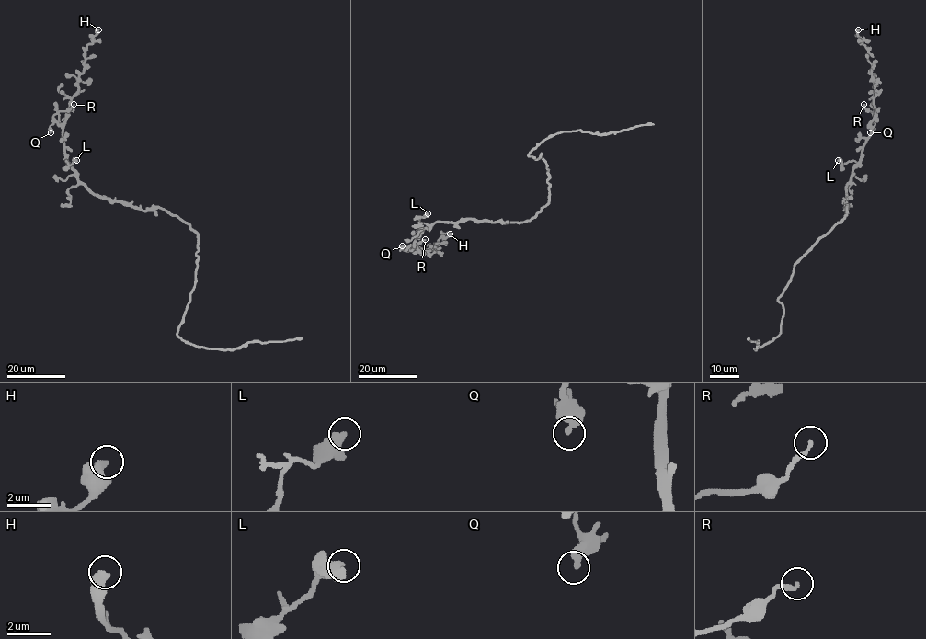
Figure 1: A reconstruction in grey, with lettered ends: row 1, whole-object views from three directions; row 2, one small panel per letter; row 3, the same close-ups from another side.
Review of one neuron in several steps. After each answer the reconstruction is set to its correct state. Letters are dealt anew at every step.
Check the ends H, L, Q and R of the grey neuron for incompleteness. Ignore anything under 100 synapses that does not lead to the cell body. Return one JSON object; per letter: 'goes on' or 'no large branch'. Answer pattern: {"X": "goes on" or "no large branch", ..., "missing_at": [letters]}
{"H": "no large branch", "L": "no large branch", "Q": "no large branch", "R": "no large branch", "missing_at": []}

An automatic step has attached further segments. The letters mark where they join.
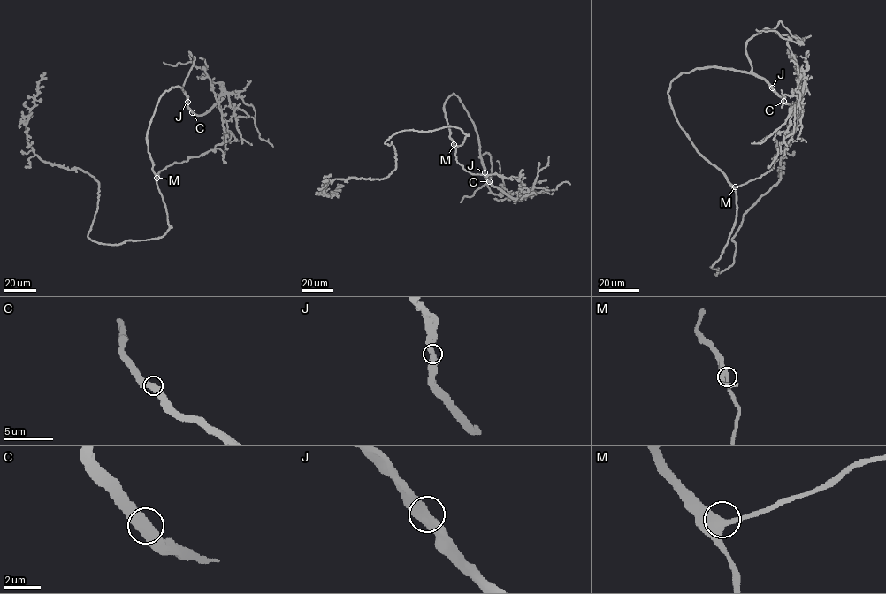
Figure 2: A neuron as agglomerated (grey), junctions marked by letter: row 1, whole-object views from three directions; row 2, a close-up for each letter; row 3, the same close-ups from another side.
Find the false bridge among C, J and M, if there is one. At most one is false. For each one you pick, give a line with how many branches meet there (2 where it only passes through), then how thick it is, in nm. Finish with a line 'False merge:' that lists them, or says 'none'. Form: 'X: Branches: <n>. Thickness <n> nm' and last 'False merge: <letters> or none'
False merge: none

